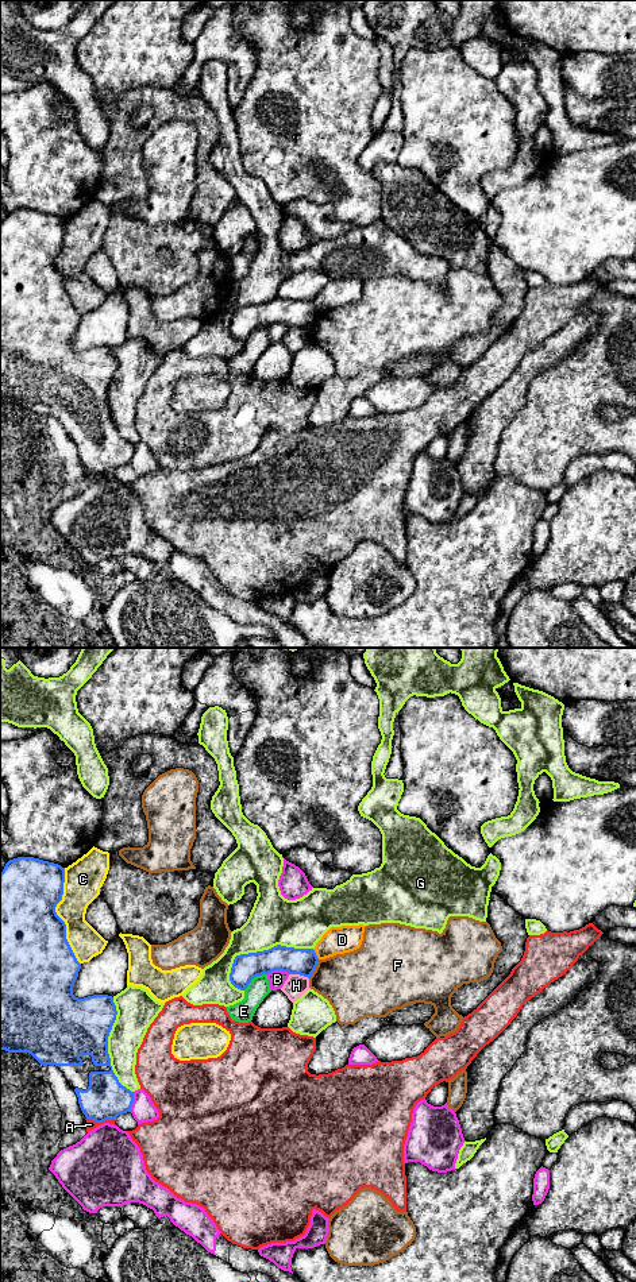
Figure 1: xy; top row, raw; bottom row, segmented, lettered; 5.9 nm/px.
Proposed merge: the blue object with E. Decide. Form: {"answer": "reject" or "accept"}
{"answer": "reject"}

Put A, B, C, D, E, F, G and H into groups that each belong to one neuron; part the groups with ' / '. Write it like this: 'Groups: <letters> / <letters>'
Groups: A / B / C / D E G H / F

